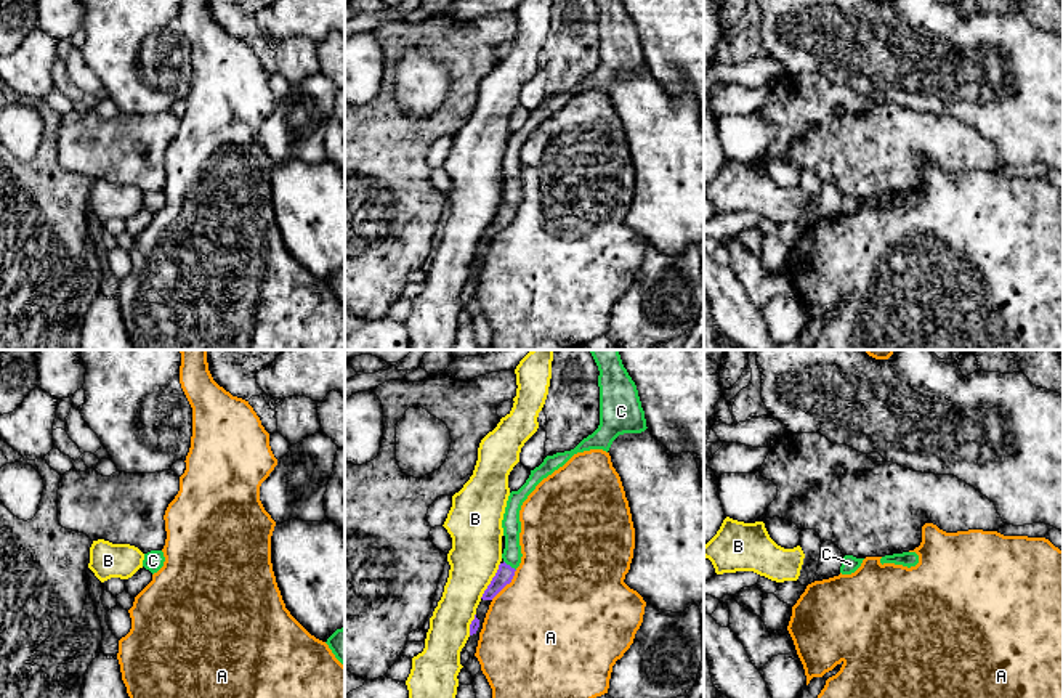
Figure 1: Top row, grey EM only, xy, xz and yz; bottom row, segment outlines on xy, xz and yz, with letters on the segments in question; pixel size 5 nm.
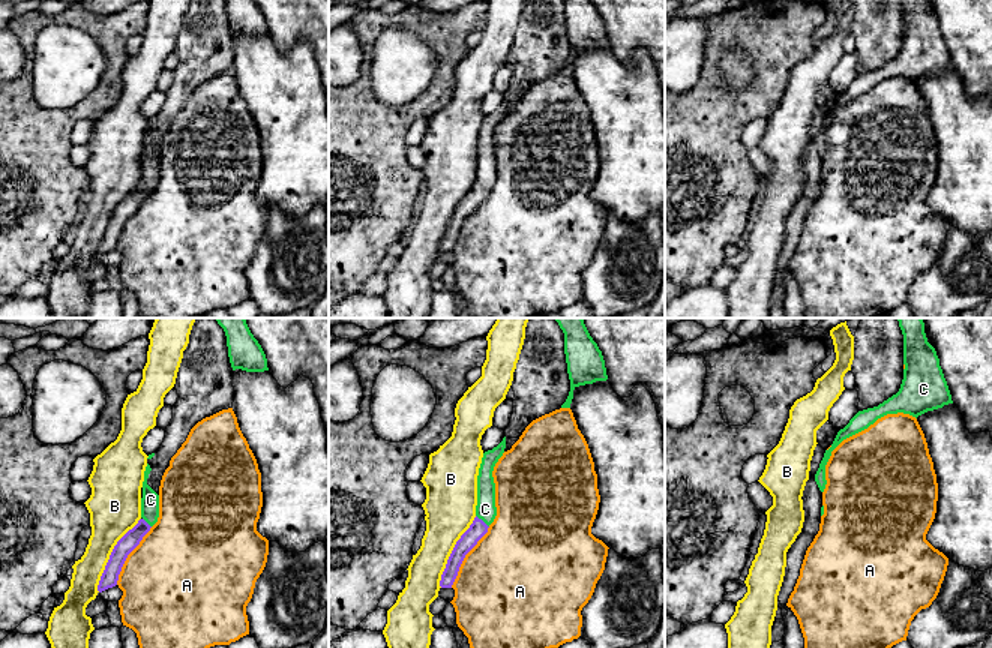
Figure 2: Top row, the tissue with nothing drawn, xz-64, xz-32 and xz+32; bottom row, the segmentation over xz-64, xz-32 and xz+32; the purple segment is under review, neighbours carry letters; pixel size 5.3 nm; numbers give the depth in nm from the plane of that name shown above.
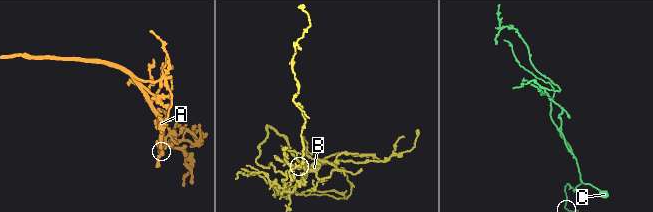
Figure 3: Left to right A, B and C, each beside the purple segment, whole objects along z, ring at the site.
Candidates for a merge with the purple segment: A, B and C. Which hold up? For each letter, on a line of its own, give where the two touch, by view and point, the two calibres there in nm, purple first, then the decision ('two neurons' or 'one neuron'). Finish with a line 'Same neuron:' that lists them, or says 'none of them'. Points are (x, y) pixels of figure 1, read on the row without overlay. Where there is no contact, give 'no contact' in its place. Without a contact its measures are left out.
A: contact xz (505, 225); calibres 90 and 500 nm; two neurons
B: contact xz (491, 222); calibres 90 and 260 nm; two neurons
C: contact xz (509, 206); calibres 90 and 100 nm; one neuron
Same neuron: C

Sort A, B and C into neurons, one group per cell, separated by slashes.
A / B / C

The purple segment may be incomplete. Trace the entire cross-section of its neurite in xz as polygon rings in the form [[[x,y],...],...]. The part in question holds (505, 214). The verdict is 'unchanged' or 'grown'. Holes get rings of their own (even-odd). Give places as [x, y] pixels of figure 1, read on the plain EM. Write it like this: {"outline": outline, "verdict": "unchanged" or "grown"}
{"outline": [[[595,0],[595,3],[600,11],[600,66],[574,90],[547,96],[539,108],[531,111],[526,124],[518,132],[510,133],[502,160],[505,177],[503,202],[484,231],[483,241],[492,241],[510,225],[521,204],[519,151],[536,127],[563,108],[574,95],[590,90],[603,90],[608,93],[619,75],[641,74],[648,69],[637,26],[624,8],[622,0]]], "verdict": "grown"}

